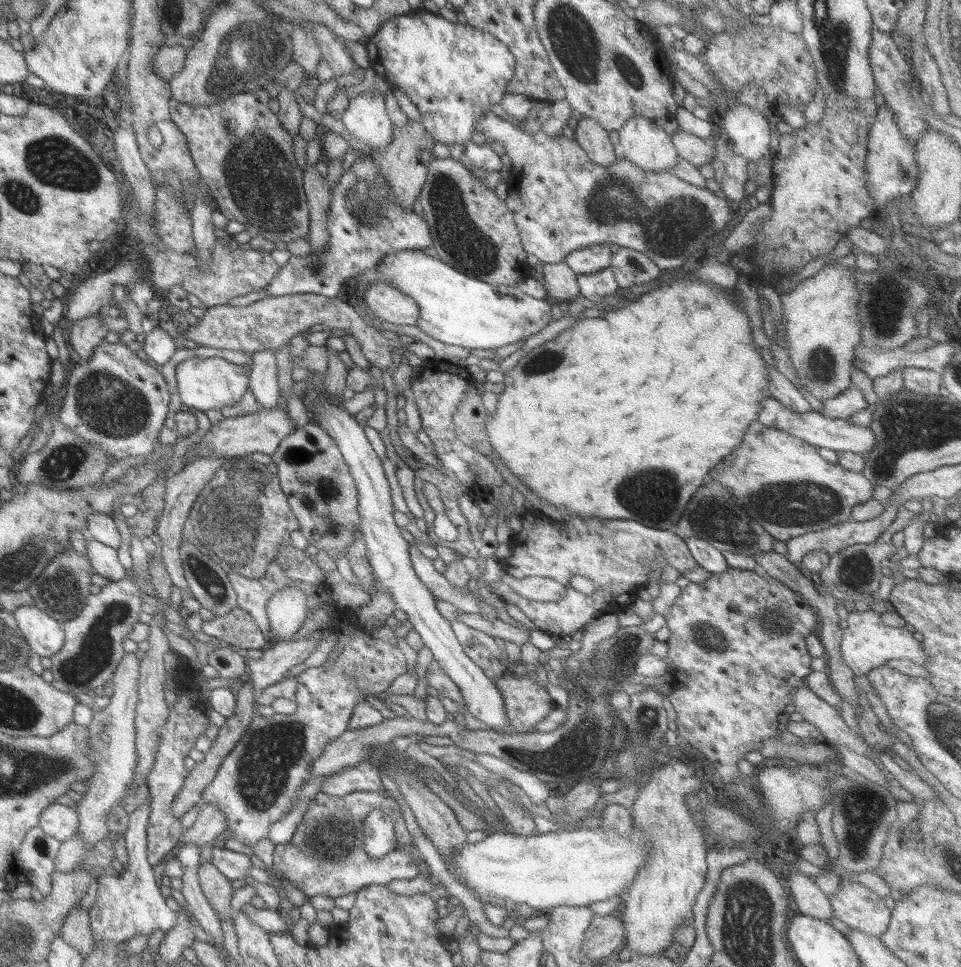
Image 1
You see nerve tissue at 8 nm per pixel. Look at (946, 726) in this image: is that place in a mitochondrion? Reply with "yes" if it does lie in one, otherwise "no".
yes

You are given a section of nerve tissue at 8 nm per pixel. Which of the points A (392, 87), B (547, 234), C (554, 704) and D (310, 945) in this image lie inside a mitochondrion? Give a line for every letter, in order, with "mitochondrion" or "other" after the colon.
A: other
B: other
C: other
D: other

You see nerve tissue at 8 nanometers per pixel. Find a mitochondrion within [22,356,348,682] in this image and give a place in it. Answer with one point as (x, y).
(230, 519)

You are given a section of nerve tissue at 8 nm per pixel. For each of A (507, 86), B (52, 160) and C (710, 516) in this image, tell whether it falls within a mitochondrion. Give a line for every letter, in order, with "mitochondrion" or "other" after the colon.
A: other
B: mitochondrion
C: mitochondrion

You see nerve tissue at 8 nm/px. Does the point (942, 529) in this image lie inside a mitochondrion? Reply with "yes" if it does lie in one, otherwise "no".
no

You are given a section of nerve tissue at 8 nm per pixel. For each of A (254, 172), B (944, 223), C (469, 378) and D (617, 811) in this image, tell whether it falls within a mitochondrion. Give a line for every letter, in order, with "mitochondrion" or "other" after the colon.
A: mitochondrion
B: other
C: other
D: other

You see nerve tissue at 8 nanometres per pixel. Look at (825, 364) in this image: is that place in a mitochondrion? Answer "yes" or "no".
yes

